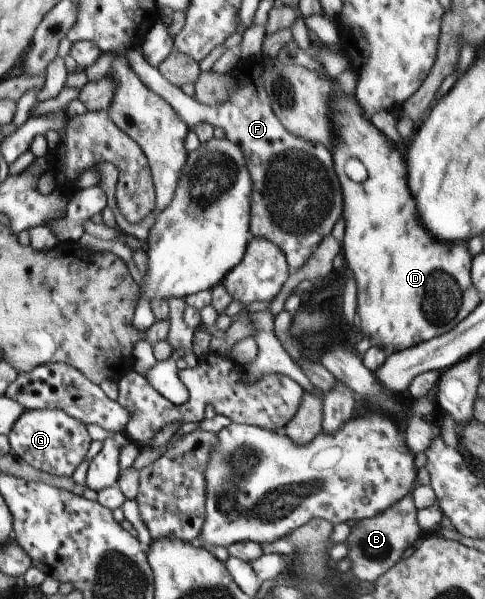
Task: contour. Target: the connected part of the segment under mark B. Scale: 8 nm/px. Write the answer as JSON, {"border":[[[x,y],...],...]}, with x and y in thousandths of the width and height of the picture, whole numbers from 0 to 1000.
{"border":[[[845,821],[790,856],[722,873],[722,891],[713,898],[713,908],[718,908],[718,932],[726,938],[726,958],[734,968],[771,972],[825,933],[837,915],[858,910],[866,885],[858,871],[858,853]]]}

